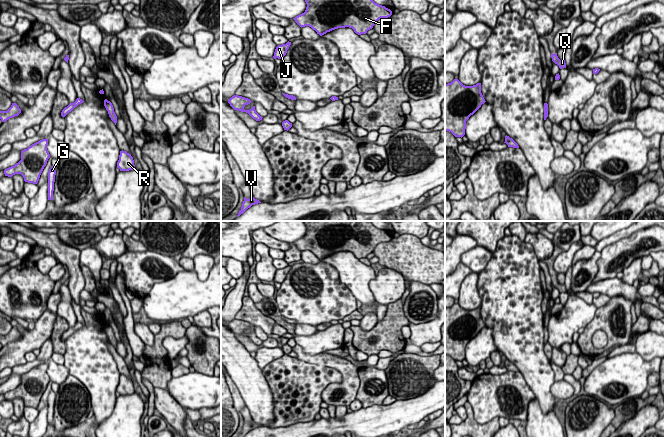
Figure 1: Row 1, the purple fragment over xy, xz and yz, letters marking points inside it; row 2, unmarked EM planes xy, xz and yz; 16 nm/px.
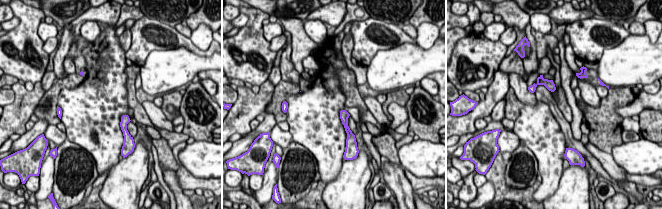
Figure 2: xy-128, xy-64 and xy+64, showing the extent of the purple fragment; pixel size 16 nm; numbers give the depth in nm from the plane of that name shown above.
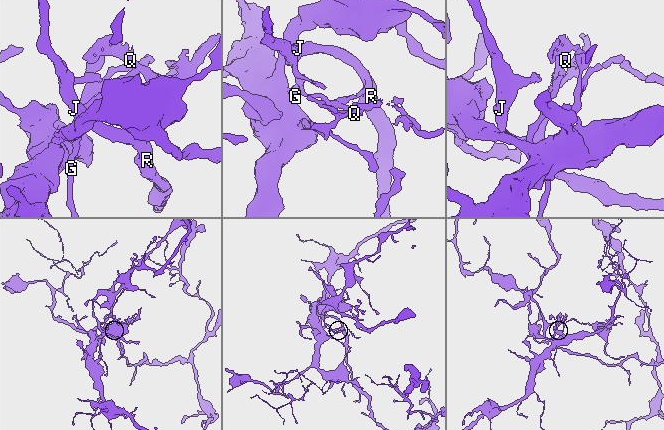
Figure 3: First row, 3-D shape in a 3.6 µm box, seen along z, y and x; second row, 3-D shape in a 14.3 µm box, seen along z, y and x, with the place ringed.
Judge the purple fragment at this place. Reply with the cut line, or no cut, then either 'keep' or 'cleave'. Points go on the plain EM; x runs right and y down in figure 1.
xy (113, 333), (108, 337) | cleave

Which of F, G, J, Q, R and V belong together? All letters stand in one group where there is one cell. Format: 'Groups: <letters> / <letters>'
Groups: F G Q V / J R

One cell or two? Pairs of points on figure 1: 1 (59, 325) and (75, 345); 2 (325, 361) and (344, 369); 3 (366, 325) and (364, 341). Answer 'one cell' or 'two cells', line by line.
1: two cells
2: one cell
3: two cells

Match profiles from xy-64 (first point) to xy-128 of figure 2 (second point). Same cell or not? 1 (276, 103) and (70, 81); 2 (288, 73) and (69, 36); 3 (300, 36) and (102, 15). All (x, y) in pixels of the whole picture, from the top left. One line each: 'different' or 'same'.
1: same
2: same
3: different

